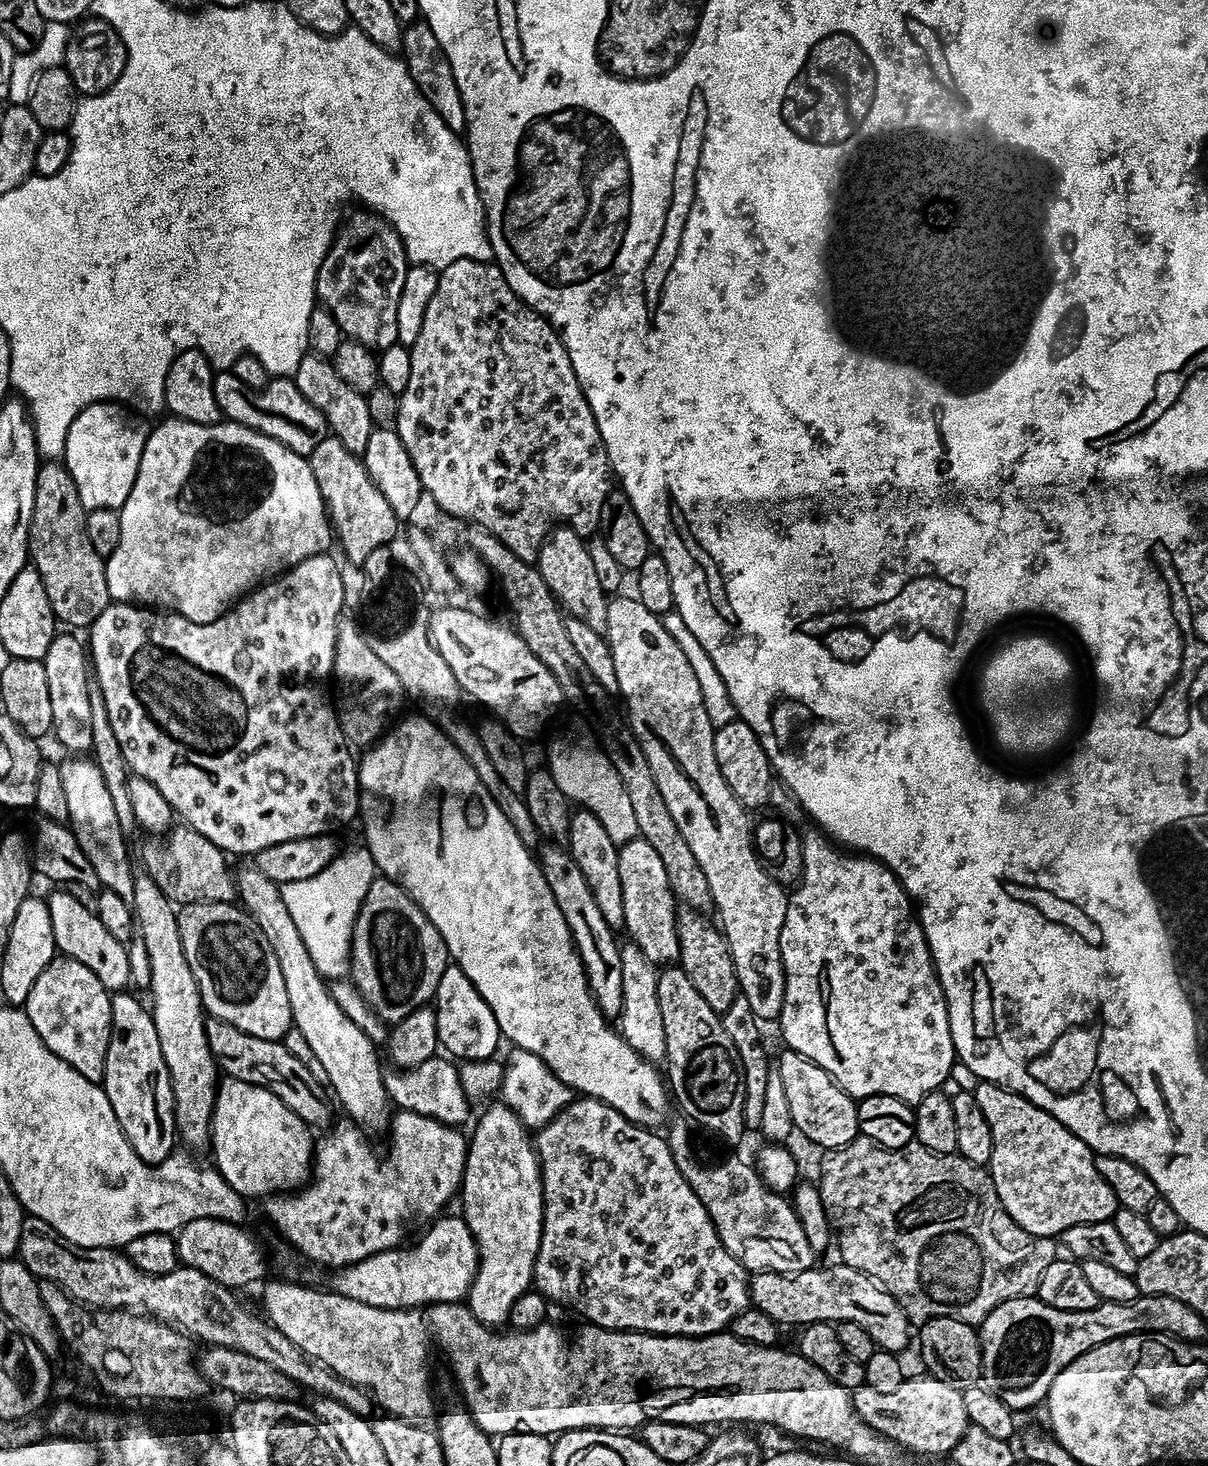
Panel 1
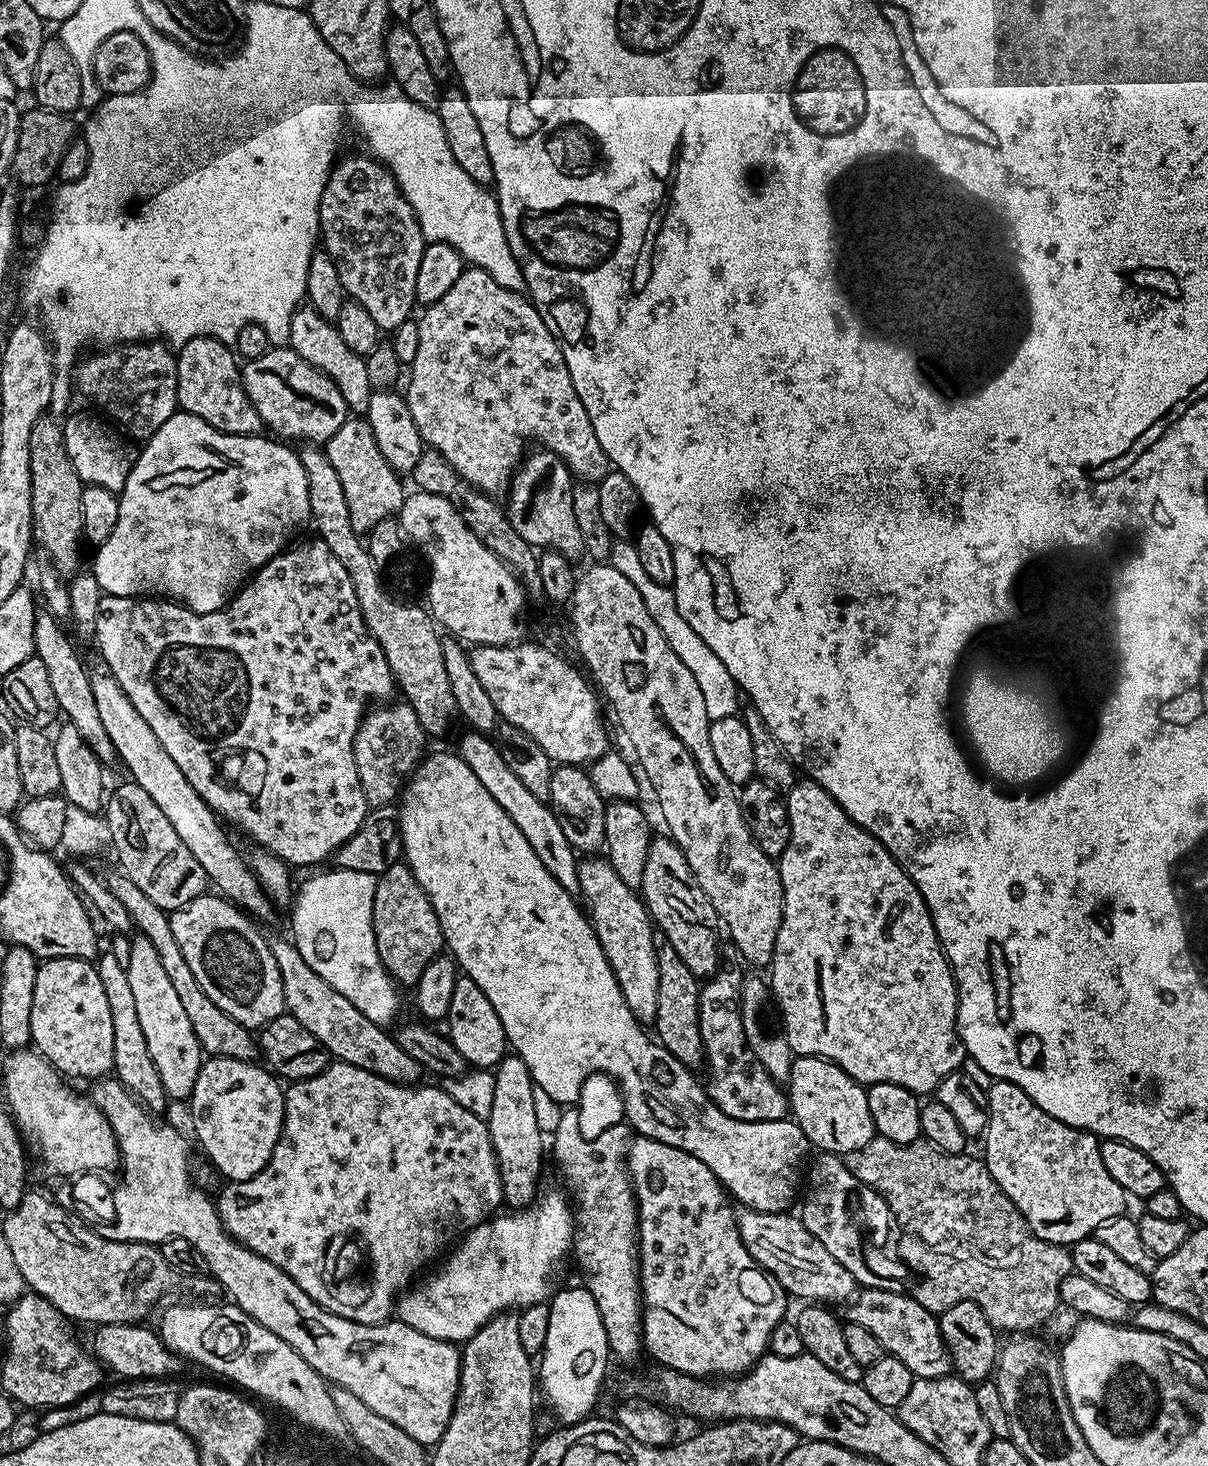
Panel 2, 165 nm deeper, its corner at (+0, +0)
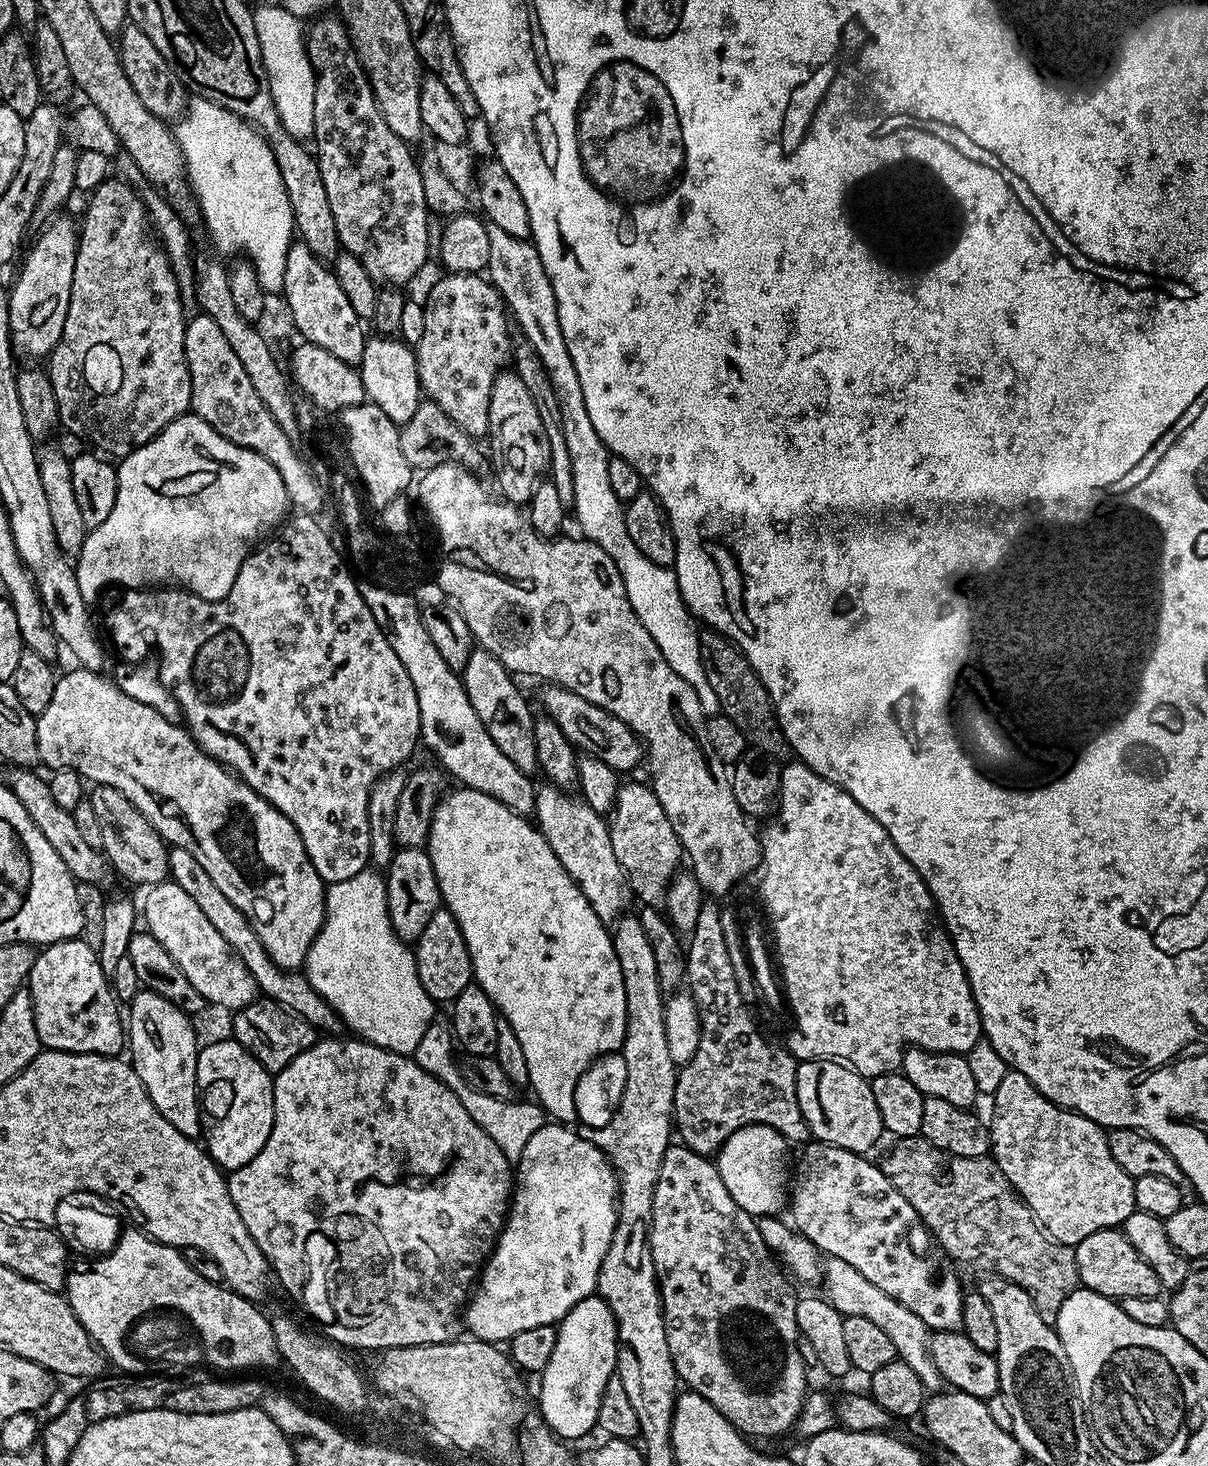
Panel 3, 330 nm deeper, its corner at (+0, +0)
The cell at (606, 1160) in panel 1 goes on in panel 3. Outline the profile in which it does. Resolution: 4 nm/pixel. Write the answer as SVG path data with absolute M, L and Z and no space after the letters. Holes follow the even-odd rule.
M670 1146L666 1150L662 1158L662 1170L658 1174L658 1186L654 1190L654 1214L652 1215L652 1229L648 1235L648 1245L652 1251L656 1278L660 1282L660 1301L664 1307L666 1342L670 1342L670 1354L676 1367L679 1383L685 1389L702 1394L702 1398L706 1398L706 1402L710 1402L710 1406L714 1406L714 1410L721 1412L739 1432L744 1433L745 1437L780 1436L783 1432L791 1433L795 1429L796 1419L800 1417L800 1412L804 1409L804 1397L810 1391L808 1372L804 1369L807 1368L806 1361L800 1353L802 1337L796 1329L798 1292L792 1289L793 1281L782 1271L777 1257L762 1238L754 1217L746 1210L742 1210L742 1206L734 1202L734 1198L730 1198L730 1190L726 1190L726 1182L722 1182L715 1163L709 1157L699 1156L683 1146L677 1146L677 1148Z

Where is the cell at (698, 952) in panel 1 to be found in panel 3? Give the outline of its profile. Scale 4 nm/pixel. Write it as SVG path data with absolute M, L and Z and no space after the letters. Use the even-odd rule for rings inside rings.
M624 782L617 788L616 807L610 813L608 833L614 846L614 858L618 858L622 866L629 889L640 895L639 903L644 906L663 905L680 860L682 864L682 849L678 834L674 834L674 826L670 826L670 818L666 818L666 810L662 810L662 802L658 802L647 783Z

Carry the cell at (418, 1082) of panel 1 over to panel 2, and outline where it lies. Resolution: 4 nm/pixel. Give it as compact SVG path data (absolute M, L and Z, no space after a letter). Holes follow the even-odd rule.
M276 936L268 940L270 950L274 954L274 962L278 962L278 970L282 974L282 994L284 995L284 1006L287 1015L298 1018L322 1046L339 1063L362 1066L362 1070L370 1070L370 1074L378 1074L387 1080L395 1080L397 1084L415 1085L422 1069L402 1046L391 1035L388 1036L381 1025L370 1022L350 998L342 998L330 982L323 980L310 966L306 966L306 958L298 954L295 943L291 939Z

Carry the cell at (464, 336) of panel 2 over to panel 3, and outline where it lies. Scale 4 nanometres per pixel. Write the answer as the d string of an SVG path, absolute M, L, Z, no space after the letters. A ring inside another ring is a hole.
M444 274L441 277L429 290L428 300L423 301L426 331L422 334L422 342L414 345L420 387L423 395L442 406L442 410L450 414L450 418L464 433L473 438L480 438L480 435L488 432L490 390L496 377L505 371L512 355L514 336L508 333L510 313L500 296L500 291L483 275Z

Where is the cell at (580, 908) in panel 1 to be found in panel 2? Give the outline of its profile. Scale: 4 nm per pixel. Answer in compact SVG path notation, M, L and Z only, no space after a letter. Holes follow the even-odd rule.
M471 730L465 731L465 733L460 740L458 755L464 759L466 766L470 766L470 770L474 770L478 782L482 782L482 786L486 786L486 790L492 795L494 802L498 802L498 806L502 806L502 810L506 810L506 814L514 822L514 826L518 826L518 830L522 830L522 838L526 838L526 842L530 842L534 854L538 854L538 858L542 858L542 866L546 866L546 870L550 870L550 874L554 874L554 878L558 878L558 882L565 890L573 894L579 893L578 853L575 848L570 846L570 842L566 842L566 833L562 830L562 826L558 826L558 818L552 812L551 803L534 798L534 794L530 794L530 790L526 790L526 785L518 778L518 774L514 774L514 770L510 770L510 766L506 766L506 758L502 758L499 748L487 735Z

